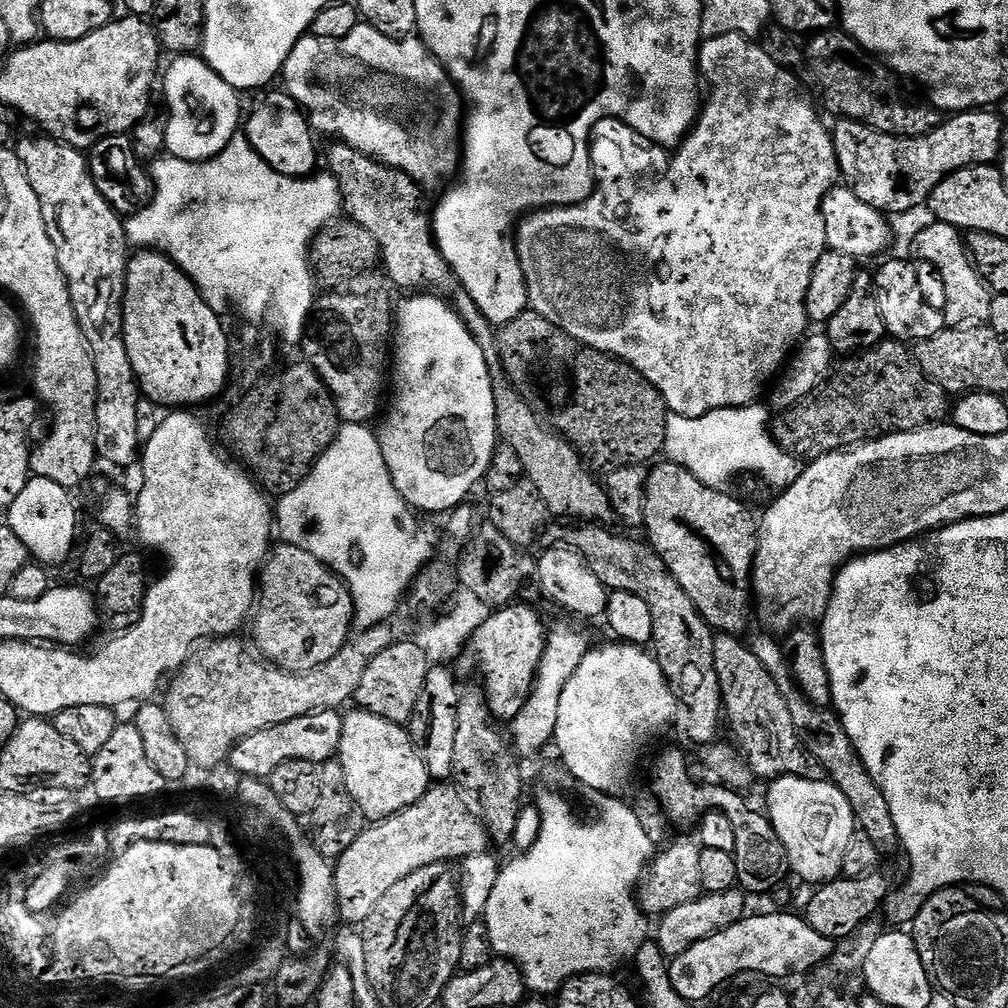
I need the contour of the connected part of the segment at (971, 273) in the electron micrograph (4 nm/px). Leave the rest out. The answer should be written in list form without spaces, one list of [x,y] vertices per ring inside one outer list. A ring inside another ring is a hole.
[[[939,222],[931,223],[913,238],[911,255],[917,261],[925,260],[940,275],[940,284],[944,287],[942,311],[945,325],[950,328],[987,325],[990,321],[990,306],[994,293],[976,273],[972,257],[968,254],[965,237],[959,228]]]

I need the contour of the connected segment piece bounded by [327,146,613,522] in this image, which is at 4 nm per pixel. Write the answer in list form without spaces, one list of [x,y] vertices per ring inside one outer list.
[[[336,146],[329,154],[327,171],[338,182],[347,219],[362,226],[362,230],[366,230],[366,234],[378,242],[382,268],[388,271],[389,278],[400,288],[412,288],[408,290],[447,300],[464,320],[470,334],[478,342],[488,363],[488,372],[492,375],[499,439],[509,444],[518,458],[522,458],[525,477],[538,486],[538,494],[542,494],[542,502],[548,507],[549,513],[553,517],[565,516],[568,522],[611,521],[613,515],[608,491],[603,483],[595,480],[596,476],[590,471],[584,457],[569,440],[553,432],[538,415],[537,409],[513,388],[500,365],[500,352],[496,348],[497,329],[485,318],[482,310],[478,310],[474,298],[470,298],[470,294],[460,285],[460,279],[440,253],[436,237],[432,234],[429,209],[420,205],[424,200],[420,193],[423,192],[421,185],[412,181],[402,170],[380,164],[347,146]]]

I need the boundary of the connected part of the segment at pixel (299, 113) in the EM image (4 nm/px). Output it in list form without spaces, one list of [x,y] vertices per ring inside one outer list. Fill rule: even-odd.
[[[268,90],[257,95],[260,97],[257,98],[252,113],[249,116],[247,113],[246,135],[250,146],[278,174],[297,178],[313,175],[317,171],[315,140],[317,137],[314,135],[309,117],[293,96],[283,90],[272,91]]]

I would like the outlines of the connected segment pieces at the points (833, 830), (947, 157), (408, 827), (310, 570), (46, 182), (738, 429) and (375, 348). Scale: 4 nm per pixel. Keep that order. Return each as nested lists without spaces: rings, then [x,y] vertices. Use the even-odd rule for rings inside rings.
[[[780,776],[768,788],[766,815],[788,855],[788,867],[811,886],[828,884],[843,873],[846,846],[856,837],[856,819],[846,802],[846,794],[827,779],[807,780],[797,776]]]
[[[973,110],[949,115],[939,128],[918,138],[875,132],[873,128],[858,120],[840,118],[835,122],[836,128],[834,124],[831,129],[832,141],[843,183],[851,188],[854,194],[858,194],[862,202],[866,202],[870,207],[877,208],[879,212],[885,214],[912,212],[915,208],[923,209],[928,203],[930,194],[938,186],[938,182],[942,182],[958,170],[971,168],[974,164],[995,165],[1002,156],[1000,147],[1004,144],[1005,121],[992,110]]]
[[[433,783],[414,806],[385,820],[369,823],[364,832],[354,838],[350,850],[342,853],[334,864],[338,916],[348,923],[345,925],[363,925],[378,901],[396,883],[402,882],[402,878],[414,874],[414,870],[431,864],[459,862],[489,851],[488,829],[474,808],[472,813],[463,795],[465,793],[455,783]]]
[[[280,542],[269,551],[268,559],[262,565],[258,577],[258,599],[250,628],[251,624],[252,636],[256,639],[255,651],[268,663],[288,672],[313,672],[318,666],[330,662],[330,658],[334,658],[334,654],[338,654],[348,643],[354,628],[352,595],[348,585],[318,558],[314,558],[314,554],[293,544]]]
[[[43,135],[36,136],[33,140],[24,140],[20,145],[15,145],[14,151],[17,158],[24,163],[24,173],[28,176],[30,186],[34,186],[34,194],[38,194],[40,205],[42,206],[42,218],[46,218],[46,230],[50,234],[50,242],[54,242],[54,250],[58,254],[58,266],[62,270],[64,280],[70,290],[70,298],[74,306],[74,314],[82,326],[82,334],[86,342],[92,347],[92,357],[94,358],[94,370],[98,374],[98,390],[96,391],[96,451],[101,457],[104,456],[112,464],[132,464],[137,463],[141,455],[142,436],[140,440],[140,400],[142,393],[139,384],[136,383],[136,375],[130,366],[130,354],[126,354],[126,342],[124,341],[124,287],[126,286],[126,274],[128,273],[128,261],[130,259],[130,245],[128,243],[128,234],[125,221],[121,213],[112,209],[110,202],[98,190],[90,171],[90,160],[81,149],[64,143],[63,140],[55,138],[45,138]]]
[[[753,402],[742,408],[719,408],[698,418],[669,415],[663,451],[671,463],[681,464],[711,488],[723,489],[743,472],[761,476],[775,490],[789,488],[800,477],[802,464],[797,457],[783,452],[776,444],[776,439],[772,437],[769,409],[765,408],[760,402]]]
[[[332,290],[329,296],[321,295],[315,301],[304,330],[303,359],[322,378],[332,392],[332,401],[341,421],[345,424],[368,424],[380,408],[380,395],[386,392],[386,373],[390,368],[390,341],[394,336],[394,320],[380,304],[371,304],[364,296],[351,296],[344,290]]]

